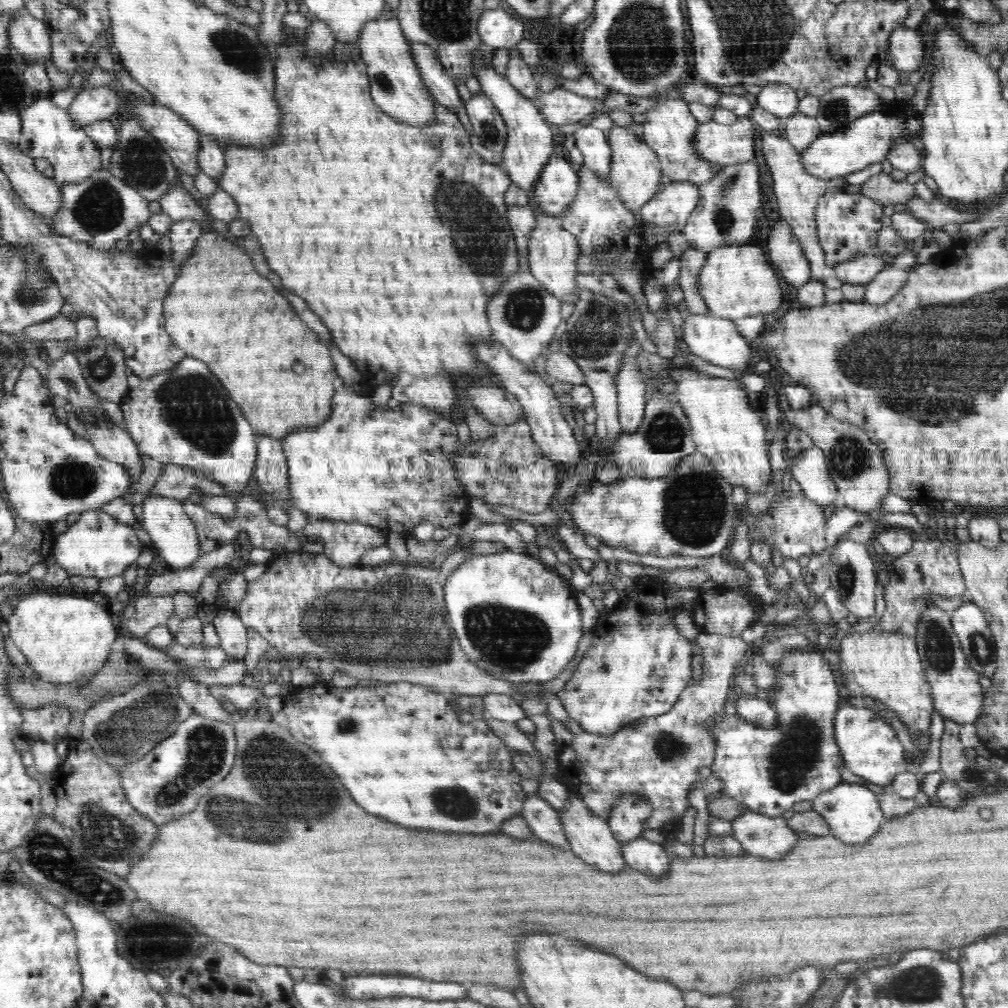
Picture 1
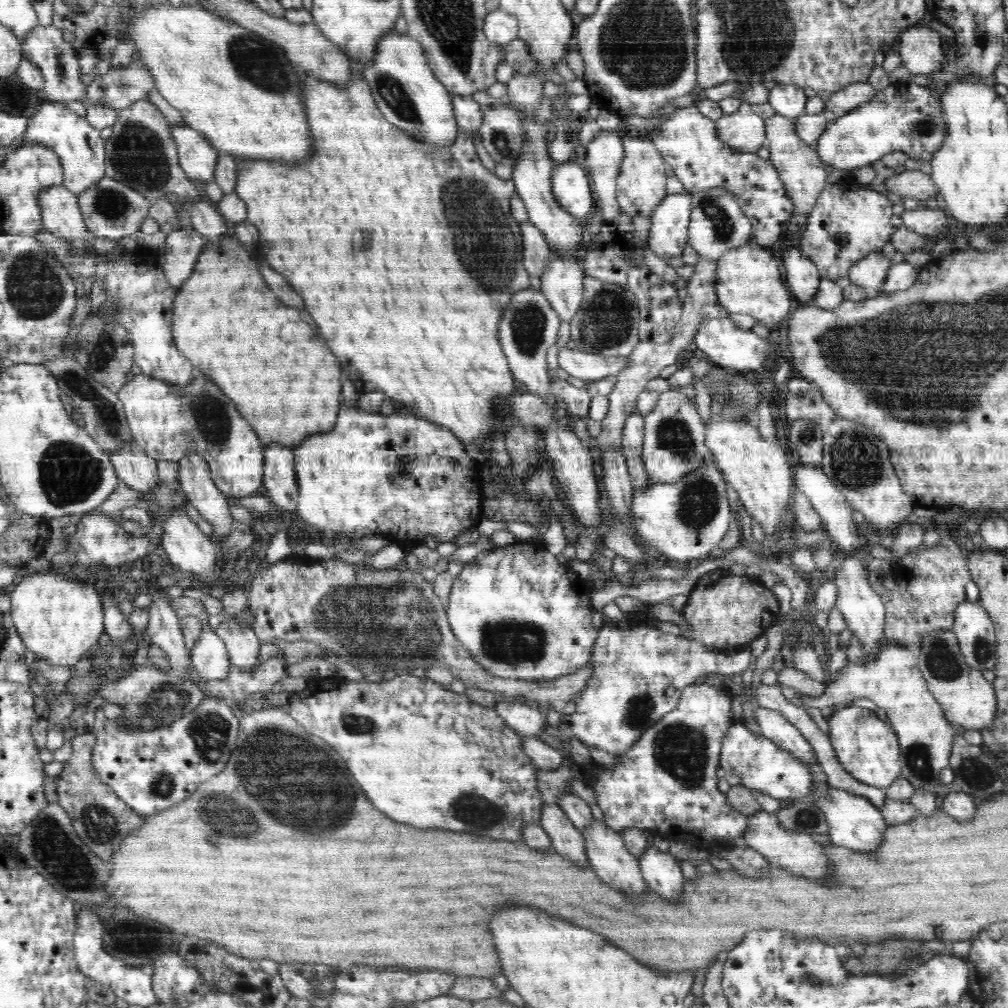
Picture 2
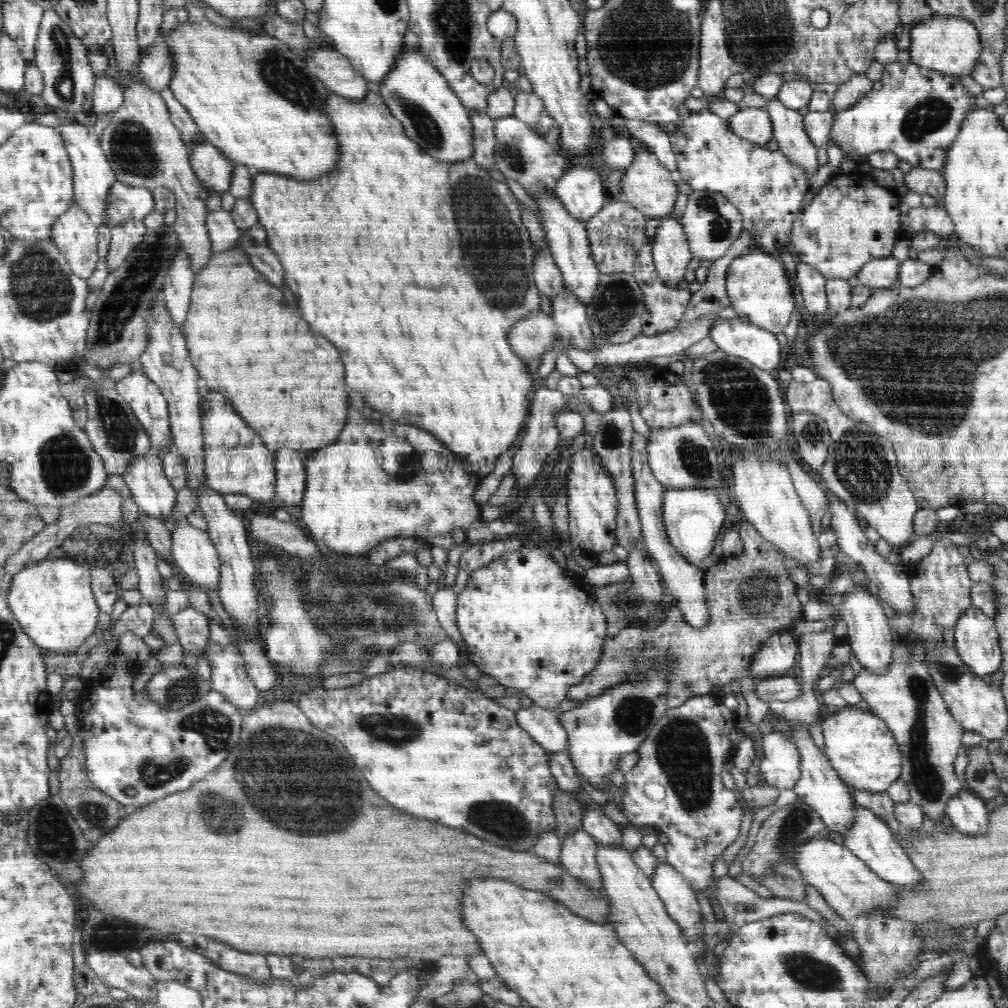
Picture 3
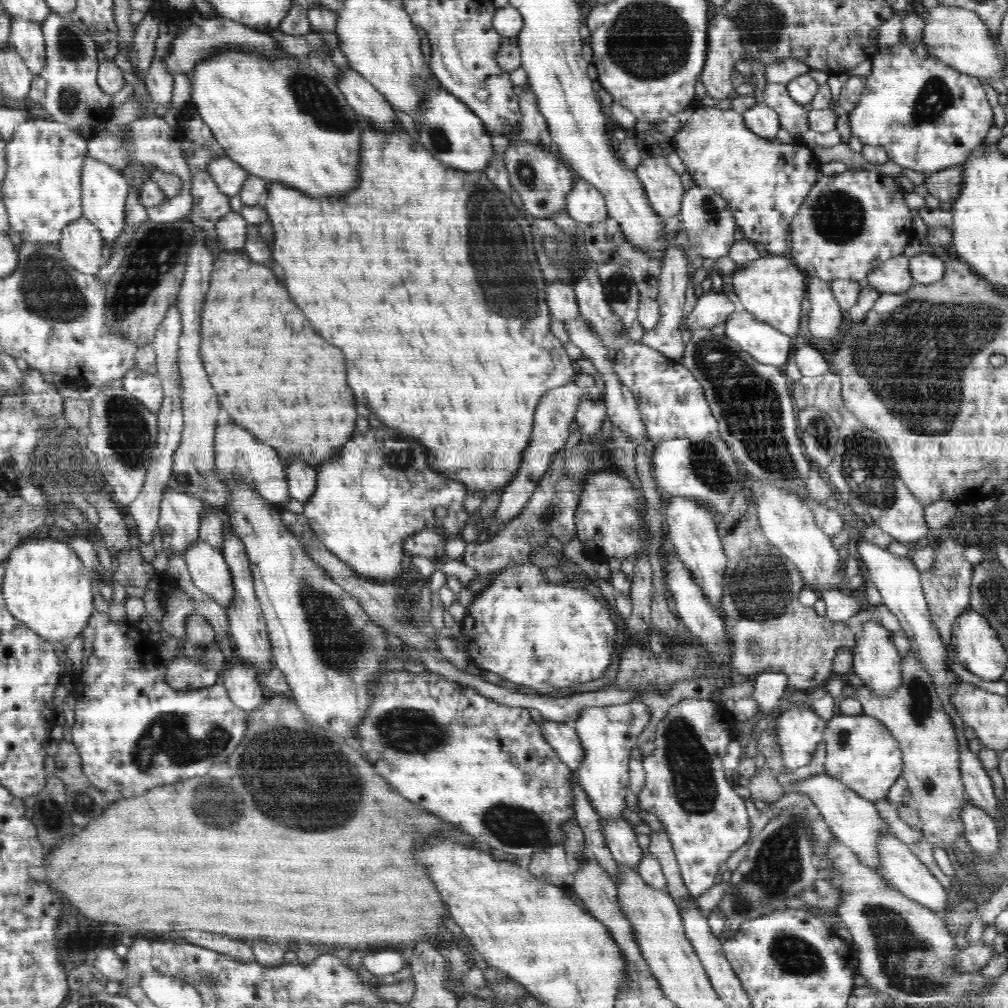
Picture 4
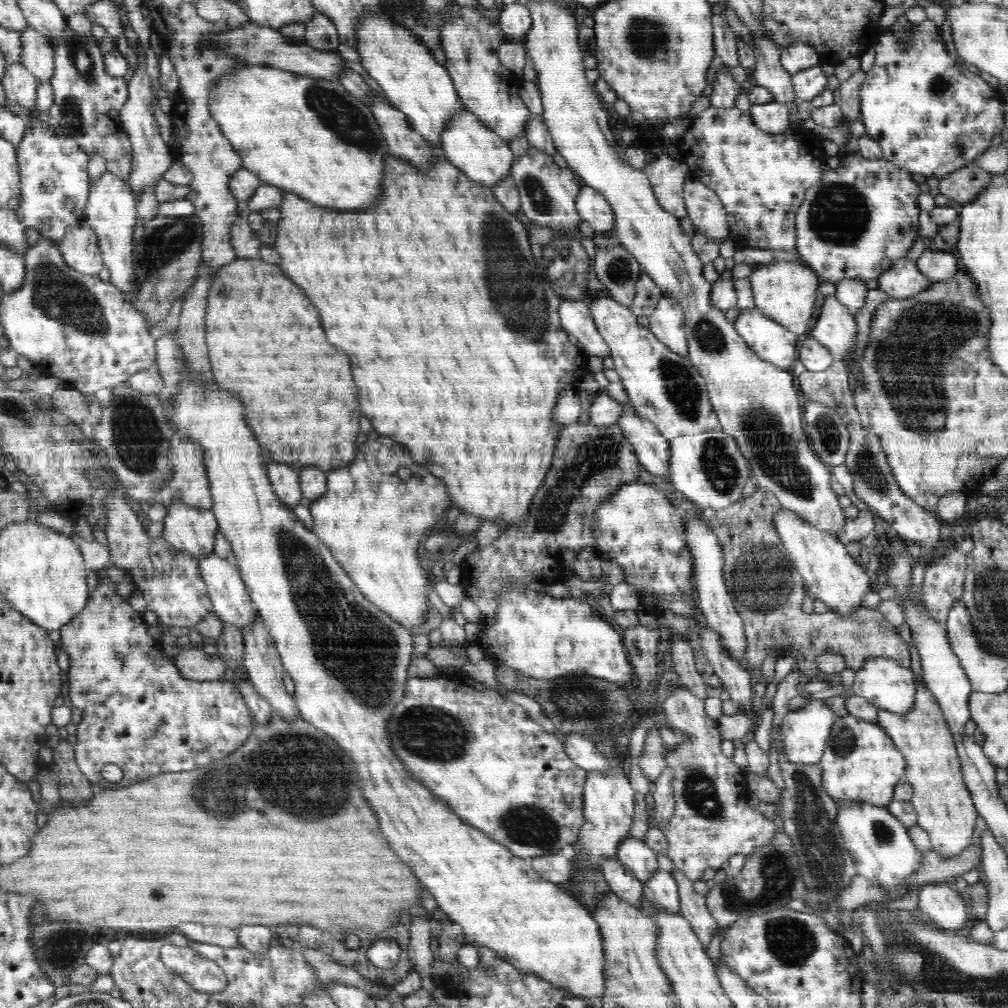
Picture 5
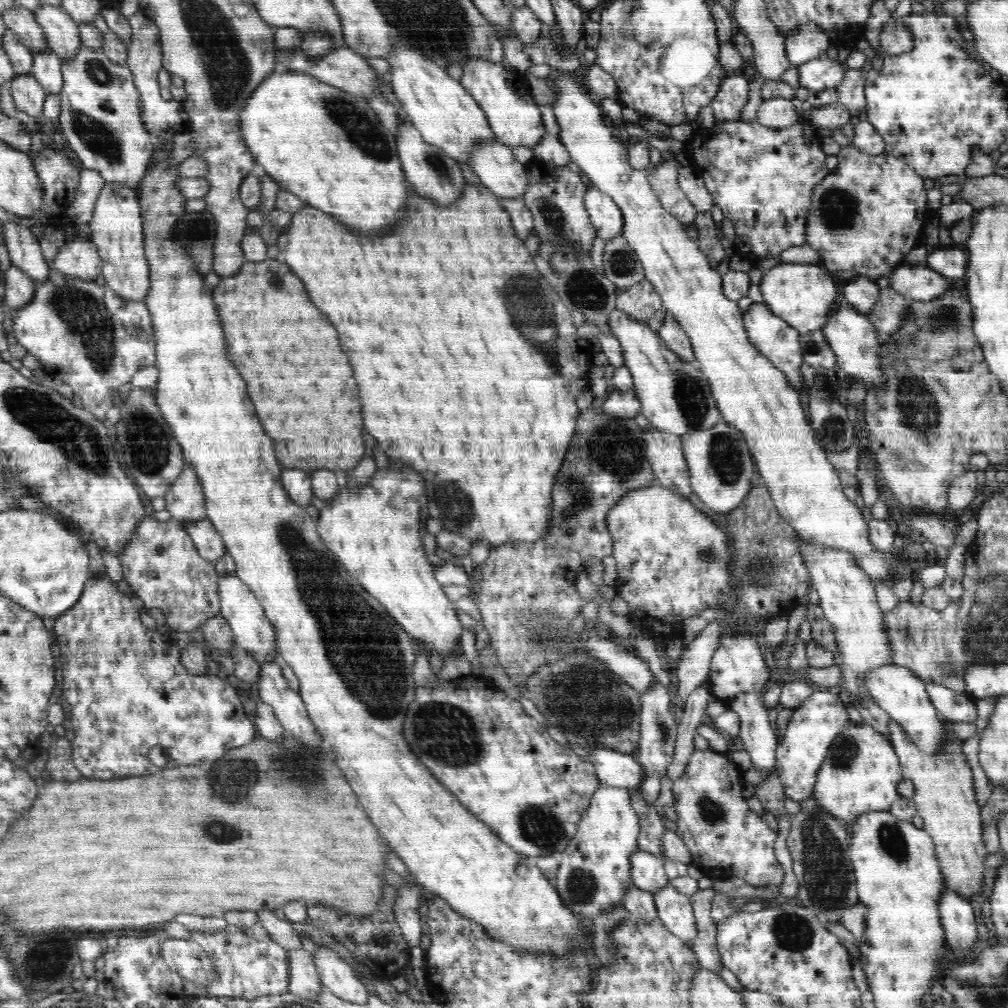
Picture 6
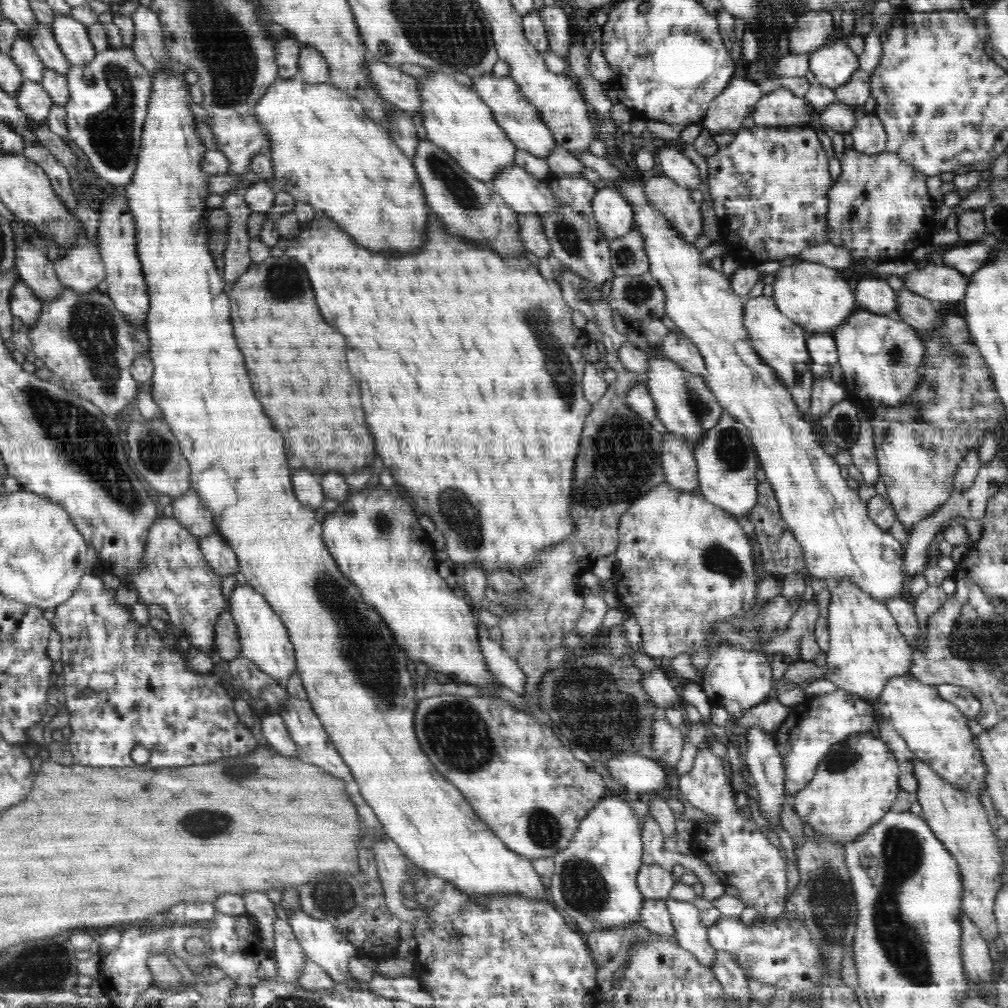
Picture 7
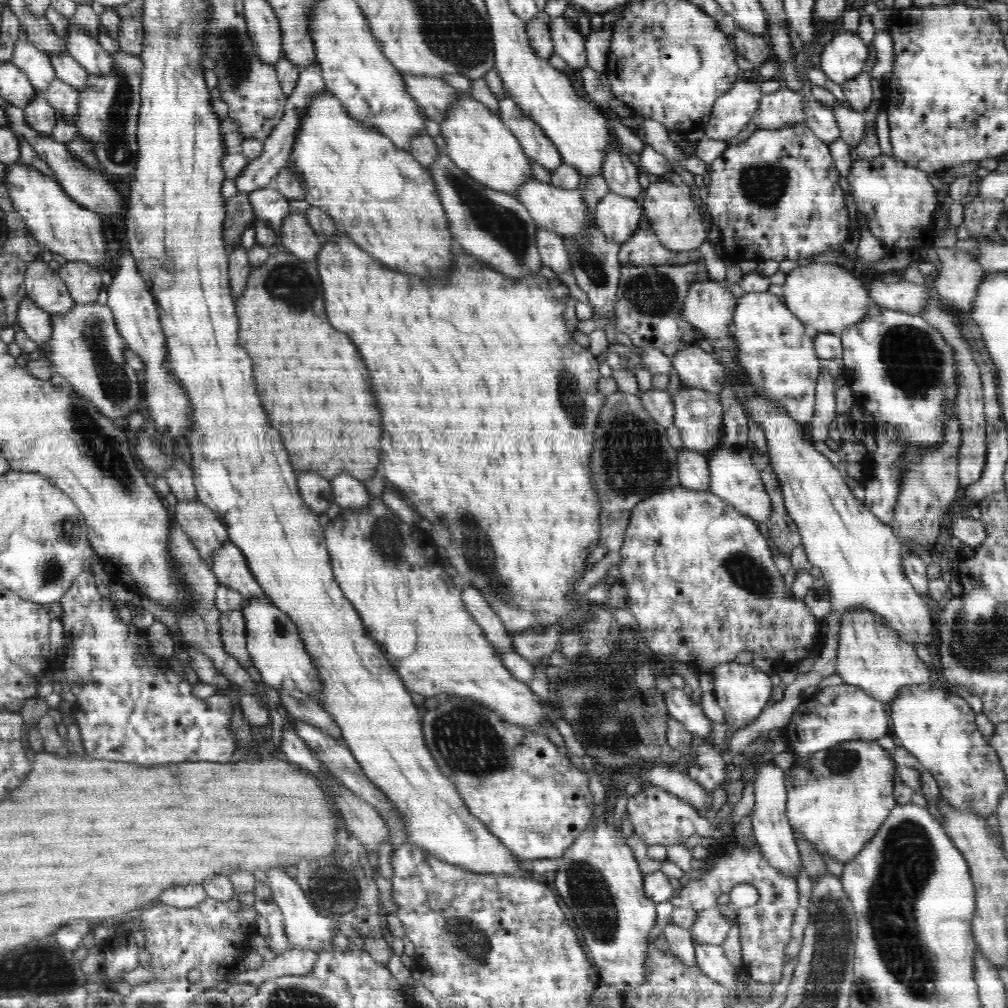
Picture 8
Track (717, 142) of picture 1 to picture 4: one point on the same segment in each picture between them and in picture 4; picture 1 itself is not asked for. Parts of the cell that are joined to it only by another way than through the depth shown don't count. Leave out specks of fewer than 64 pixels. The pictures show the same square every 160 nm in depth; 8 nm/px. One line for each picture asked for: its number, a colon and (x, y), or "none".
2: (744, 131)
3: (754, 124)
4: (762, 120)

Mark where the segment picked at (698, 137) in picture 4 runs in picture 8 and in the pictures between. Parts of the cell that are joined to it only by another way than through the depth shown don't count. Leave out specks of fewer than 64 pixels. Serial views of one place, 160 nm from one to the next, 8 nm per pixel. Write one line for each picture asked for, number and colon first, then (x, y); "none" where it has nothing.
5: (760, 178)
6: (762, 178)
7: (773, 181)
8: (775, 196)

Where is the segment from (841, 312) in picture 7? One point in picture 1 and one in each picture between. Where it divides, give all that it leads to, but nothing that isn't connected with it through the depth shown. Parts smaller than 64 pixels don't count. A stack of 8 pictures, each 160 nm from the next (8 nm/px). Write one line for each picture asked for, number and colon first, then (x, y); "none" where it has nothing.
1: (737, 280)
2: (748, 280)
3: (758, 286)
4: (772, 288)
5: (784, 291)
6: (804, 295)

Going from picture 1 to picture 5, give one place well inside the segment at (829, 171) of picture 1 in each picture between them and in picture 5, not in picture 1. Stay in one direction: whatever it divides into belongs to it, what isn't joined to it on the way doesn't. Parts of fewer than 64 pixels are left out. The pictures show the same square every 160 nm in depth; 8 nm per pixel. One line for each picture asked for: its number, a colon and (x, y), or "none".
2: (906, 117)
3: (916, 113)
4: (927, 116)
5: (931, 115)

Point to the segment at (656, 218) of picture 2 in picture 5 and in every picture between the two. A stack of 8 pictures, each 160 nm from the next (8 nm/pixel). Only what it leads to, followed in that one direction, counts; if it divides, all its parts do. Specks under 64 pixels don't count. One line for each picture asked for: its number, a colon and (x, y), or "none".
3: (670, 248)
4: (666, 338)
5: (667, 323)

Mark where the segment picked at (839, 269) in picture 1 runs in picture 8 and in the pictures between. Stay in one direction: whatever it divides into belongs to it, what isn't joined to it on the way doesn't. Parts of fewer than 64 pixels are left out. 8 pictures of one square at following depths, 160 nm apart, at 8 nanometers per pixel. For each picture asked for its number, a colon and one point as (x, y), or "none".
2: (869, 273)
3: (883, 273)
4: (893, 276)
5: (903, 280)
6: (918, 283)
7: (942, 283)
8: (959, 276)

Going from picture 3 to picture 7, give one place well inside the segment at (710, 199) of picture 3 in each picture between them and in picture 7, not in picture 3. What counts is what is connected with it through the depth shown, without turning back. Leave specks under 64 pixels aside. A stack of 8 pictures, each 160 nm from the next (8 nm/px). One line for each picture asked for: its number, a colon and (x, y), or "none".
4: (710, 225)
5: (706, 212)
6: (690, 183)
7: (675, 165)

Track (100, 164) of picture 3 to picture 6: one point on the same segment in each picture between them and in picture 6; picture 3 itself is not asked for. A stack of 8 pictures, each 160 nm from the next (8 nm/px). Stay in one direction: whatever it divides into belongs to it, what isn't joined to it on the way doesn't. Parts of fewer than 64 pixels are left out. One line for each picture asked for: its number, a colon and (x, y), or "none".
4: (105, 191)
5: (111, 212)
6: (116, 226)

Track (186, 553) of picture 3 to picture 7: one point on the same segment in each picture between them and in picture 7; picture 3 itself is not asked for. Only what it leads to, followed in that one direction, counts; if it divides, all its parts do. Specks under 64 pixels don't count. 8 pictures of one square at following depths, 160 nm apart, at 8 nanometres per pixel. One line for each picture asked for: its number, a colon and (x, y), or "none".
4: (209, 571)
5: (230, 597)
6: (252, 630)
7: (264, 639)

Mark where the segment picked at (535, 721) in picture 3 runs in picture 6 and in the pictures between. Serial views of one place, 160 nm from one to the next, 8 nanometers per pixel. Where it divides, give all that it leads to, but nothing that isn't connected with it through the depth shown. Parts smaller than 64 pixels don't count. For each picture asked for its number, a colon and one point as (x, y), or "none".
4: (562, 737)
5: (584, 753)
6: (613, 768)

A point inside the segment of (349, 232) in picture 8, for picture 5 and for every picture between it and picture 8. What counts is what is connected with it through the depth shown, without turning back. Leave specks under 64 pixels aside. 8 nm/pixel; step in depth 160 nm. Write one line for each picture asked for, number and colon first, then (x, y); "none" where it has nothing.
5: (310, 136)
6: (327, 146)
7: (326, 152)

